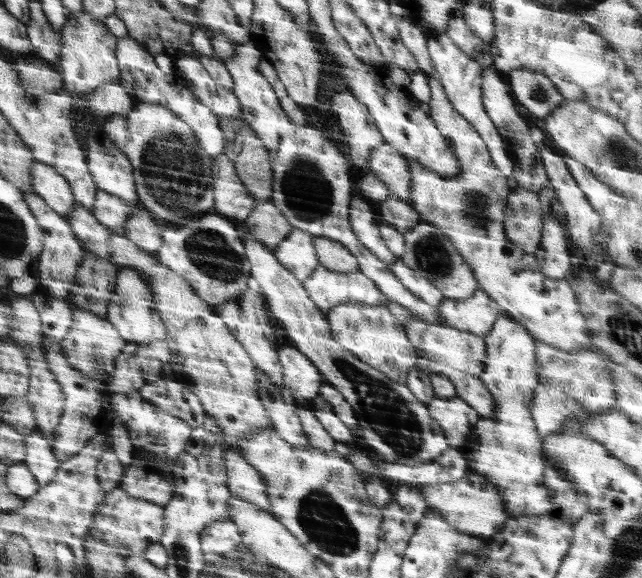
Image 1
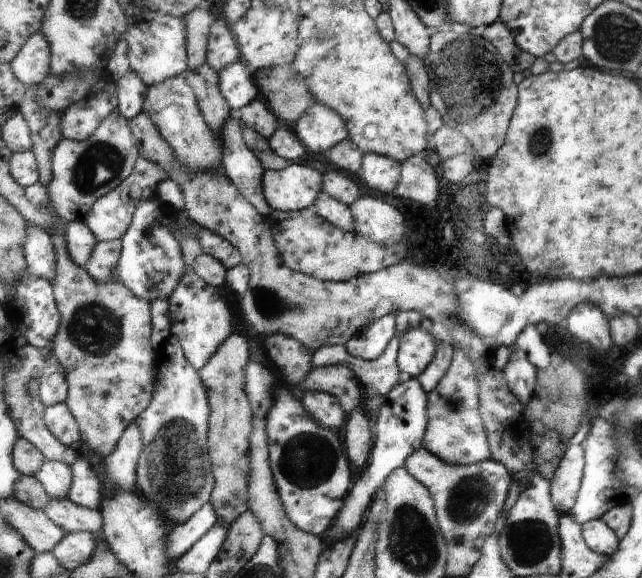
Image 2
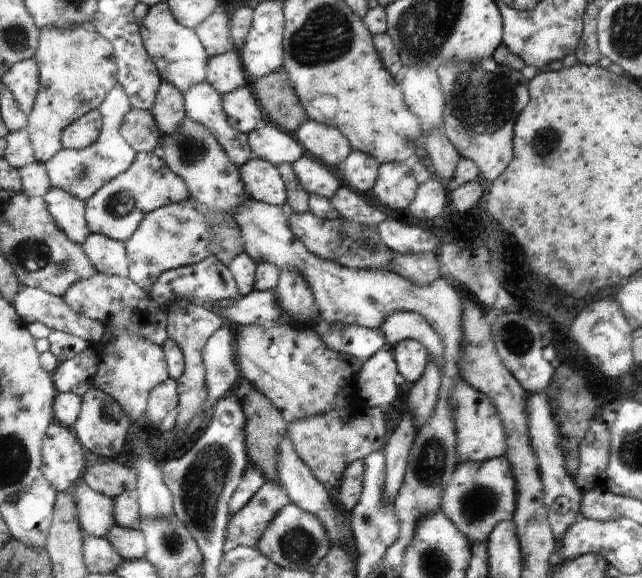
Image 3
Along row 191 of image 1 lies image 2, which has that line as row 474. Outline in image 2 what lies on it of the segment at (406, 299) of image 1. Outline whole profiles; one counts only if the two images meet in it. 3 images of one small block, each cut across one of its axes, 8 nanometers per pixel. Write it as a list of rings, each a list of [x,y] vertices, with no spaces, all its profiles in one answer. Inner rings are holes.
[[[276,387],[276,400],[265,420],[268,448],[271,448],[271,469],[275,473],[276,488],[279,488],[284,508],[292,524],[320,537],[343,507],[342,496],[346,494],[352,476],[342,440],[326,426],[312,420],[286,388]]]

